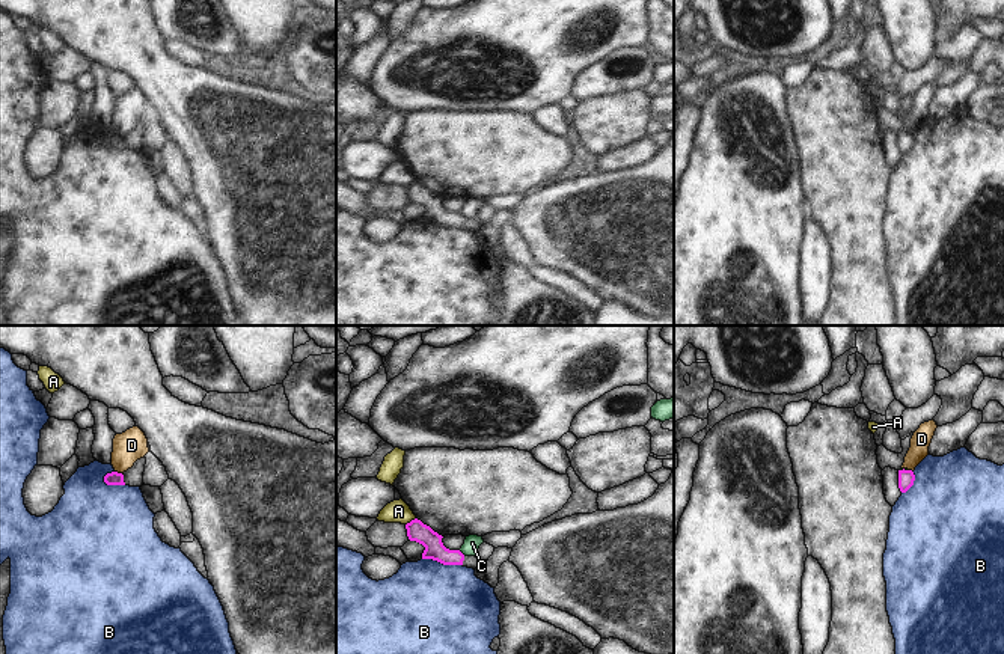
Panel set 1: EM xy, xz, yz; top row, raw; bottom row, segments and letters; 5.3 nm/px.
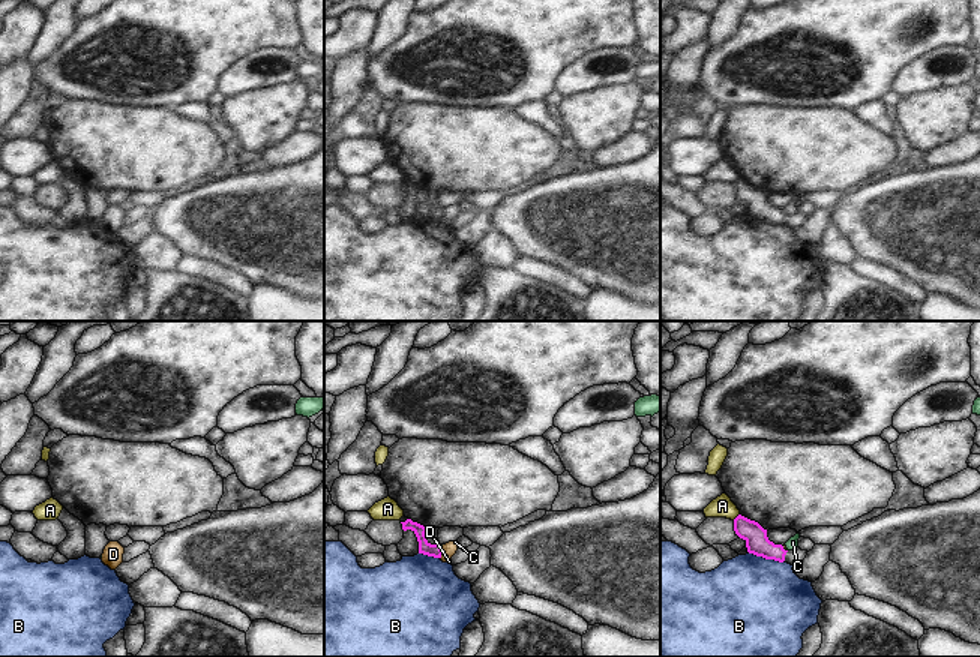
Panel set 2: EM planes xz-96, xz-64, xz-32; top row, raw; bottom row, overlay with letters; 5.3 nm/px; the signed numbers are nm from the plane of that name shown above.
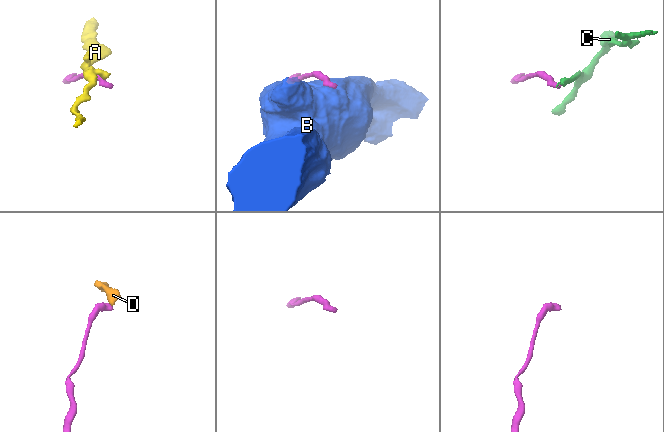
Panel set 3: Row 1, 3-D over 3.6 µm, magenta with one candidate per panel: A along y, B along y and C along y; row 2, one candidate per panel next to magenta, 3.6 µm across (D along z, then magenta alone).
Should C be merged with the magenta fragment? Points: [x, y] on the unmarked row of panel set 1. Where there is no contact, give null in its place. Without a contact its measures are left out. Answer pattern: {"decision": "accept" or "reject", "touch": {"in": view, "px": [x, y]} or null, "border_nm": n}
{"decision": "reject", "touch": {"in": "xz", "px": [460, 214]}, "border_nm": 50}

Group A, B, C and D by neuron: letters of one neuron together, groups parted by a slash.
A / B / C D

